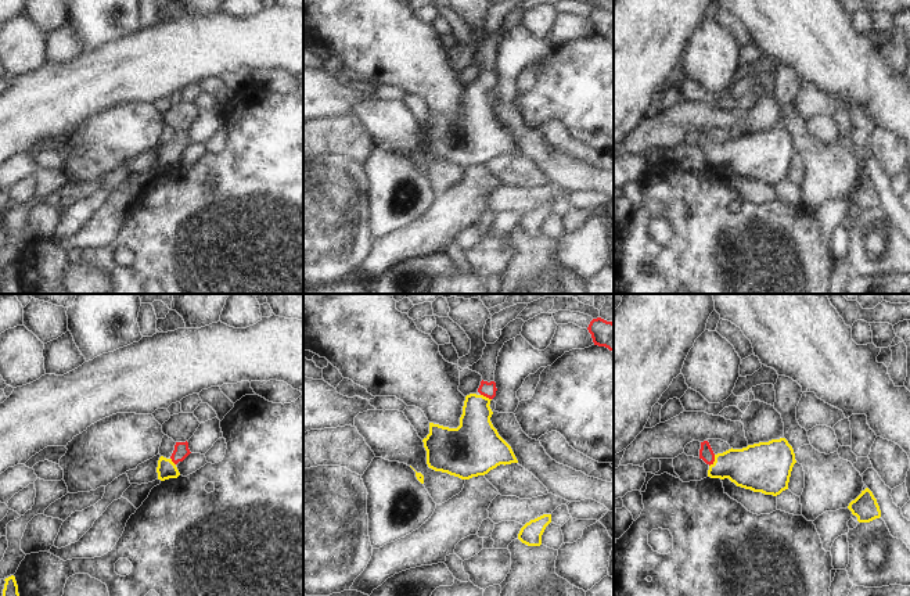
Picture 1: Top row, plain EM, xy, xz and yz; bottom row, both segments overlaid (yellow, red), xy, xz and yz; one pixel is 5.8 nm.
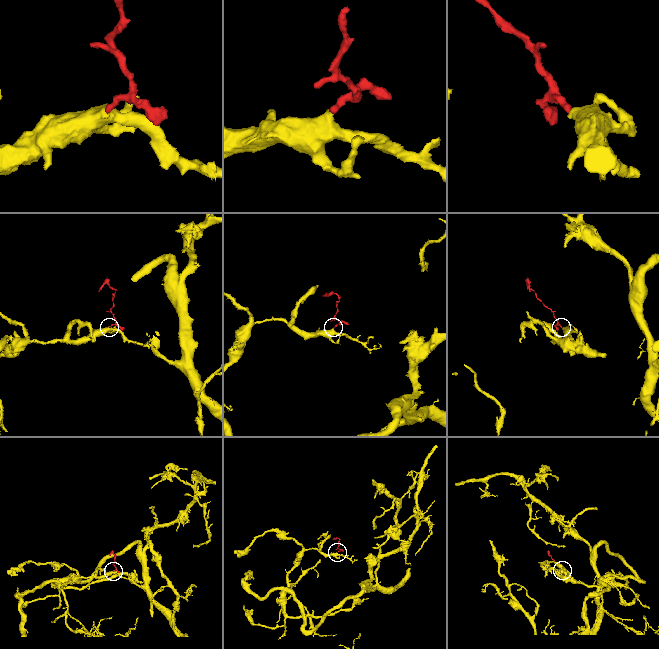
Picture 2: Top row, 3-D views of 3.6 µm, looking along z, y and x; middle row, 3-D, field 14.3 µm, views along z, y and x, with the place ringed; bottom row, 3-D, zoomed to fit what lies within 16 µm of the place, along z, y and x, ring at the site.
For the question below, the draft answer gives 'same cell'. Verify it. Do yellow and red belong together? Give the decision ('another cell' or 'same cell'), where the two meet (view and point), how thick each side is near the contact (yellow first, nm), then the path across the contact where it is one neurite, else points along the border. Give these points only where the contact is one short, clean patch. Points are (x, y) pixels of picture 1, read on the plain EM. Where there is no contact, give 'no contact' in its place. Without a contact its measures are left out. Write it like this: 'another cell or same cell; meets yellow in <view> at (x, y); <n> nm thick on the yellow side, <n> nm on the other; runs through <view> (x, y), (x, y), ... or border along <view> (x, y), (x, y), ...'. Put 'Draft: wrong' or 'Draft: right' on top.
Draft: right
same cell; meets yellow in yz at (715, 150); 260 nm thick on the yellow side, 80 nm on the other; runs through yz (756, 157), (715, 150), (705, 142)

